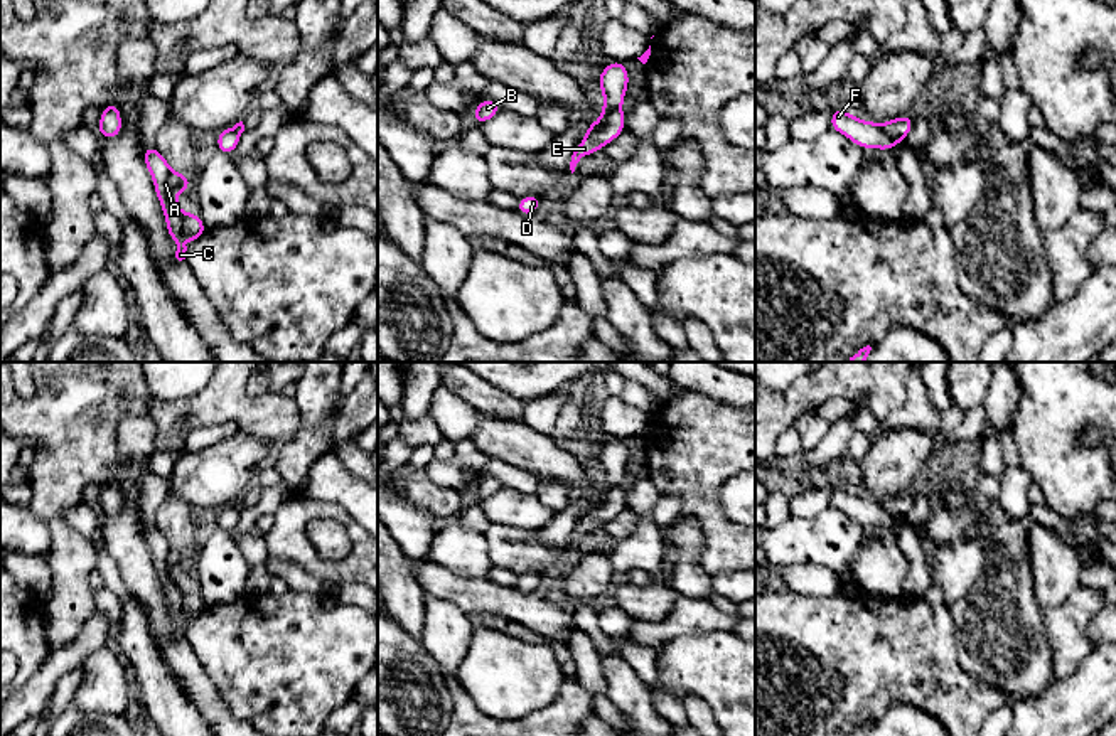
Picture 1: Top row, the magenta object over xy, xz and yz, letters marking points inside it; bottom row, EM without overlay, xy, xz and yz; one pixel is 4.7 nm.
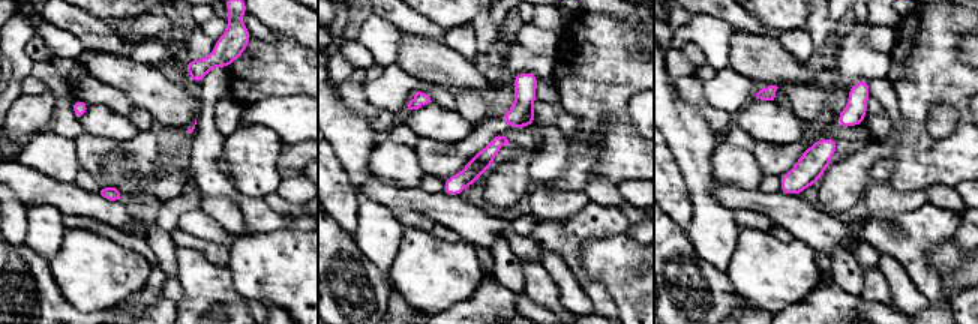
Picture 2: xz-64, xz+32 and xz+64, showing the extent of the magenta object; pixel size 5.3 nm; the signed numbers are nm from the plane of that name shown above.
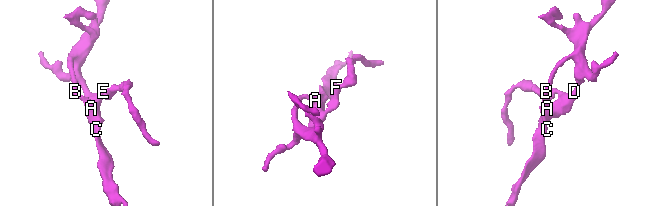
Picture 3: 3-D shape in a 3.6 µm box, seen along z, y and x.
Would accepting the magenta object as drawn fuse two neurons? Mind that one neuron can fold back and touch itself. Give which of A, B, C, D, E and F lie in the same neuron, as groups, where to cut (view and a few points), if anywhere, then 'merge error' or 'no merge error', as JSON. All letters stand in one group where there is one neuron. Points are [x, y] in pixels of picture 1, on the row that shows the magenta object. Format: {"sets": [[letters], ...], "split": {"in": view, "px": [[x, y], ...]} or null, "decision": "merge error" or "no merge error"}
{"sets": [["A", "B", "C", "D", "E"], ["F"]], "split": {"in": "xz", "px": [[619, 108], [589, 133]]}, "decision": "merge error"}

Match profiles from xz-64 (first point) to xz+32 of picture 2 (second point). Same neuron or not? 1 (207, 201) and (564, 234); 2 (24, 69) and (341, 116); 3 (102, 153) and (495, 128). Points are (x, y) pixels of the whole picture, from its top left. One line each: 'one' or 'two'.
1: two
2: two
3: one

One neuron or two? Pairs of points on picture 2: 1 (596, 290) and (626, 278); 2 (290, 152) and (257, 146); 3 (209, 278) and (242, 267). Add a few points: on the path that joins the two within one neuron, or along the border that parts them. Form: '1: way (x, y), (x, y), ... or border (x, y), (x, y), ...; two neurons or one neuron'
1: border (581, 261), (581, 269), (606, 290), (617, 308); two neurons
2: border (281, 143), (278, 171), (282, 177); two neurons
3: border (228, 266), (233, 275), (233, 285), (248, 300); two neurons

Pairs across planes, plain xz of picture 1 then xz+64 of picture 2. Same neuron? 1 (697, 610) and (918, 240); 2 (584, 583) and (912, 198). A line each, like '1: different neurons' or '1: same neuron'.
1: same neuron
2: different neurons

